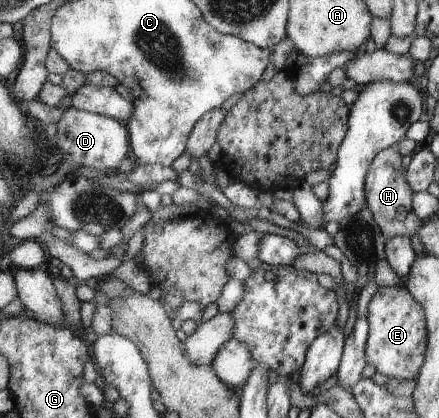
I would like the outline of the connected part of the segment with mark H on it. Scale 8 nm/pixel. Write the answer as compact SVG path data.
M395 146L378 152L366 176L368 208L373 212L374 221L387 240L403 235L411 238L420 231L423 222L414 214L412 205L413 191L406 182L405 171L401 166L401 154Z

